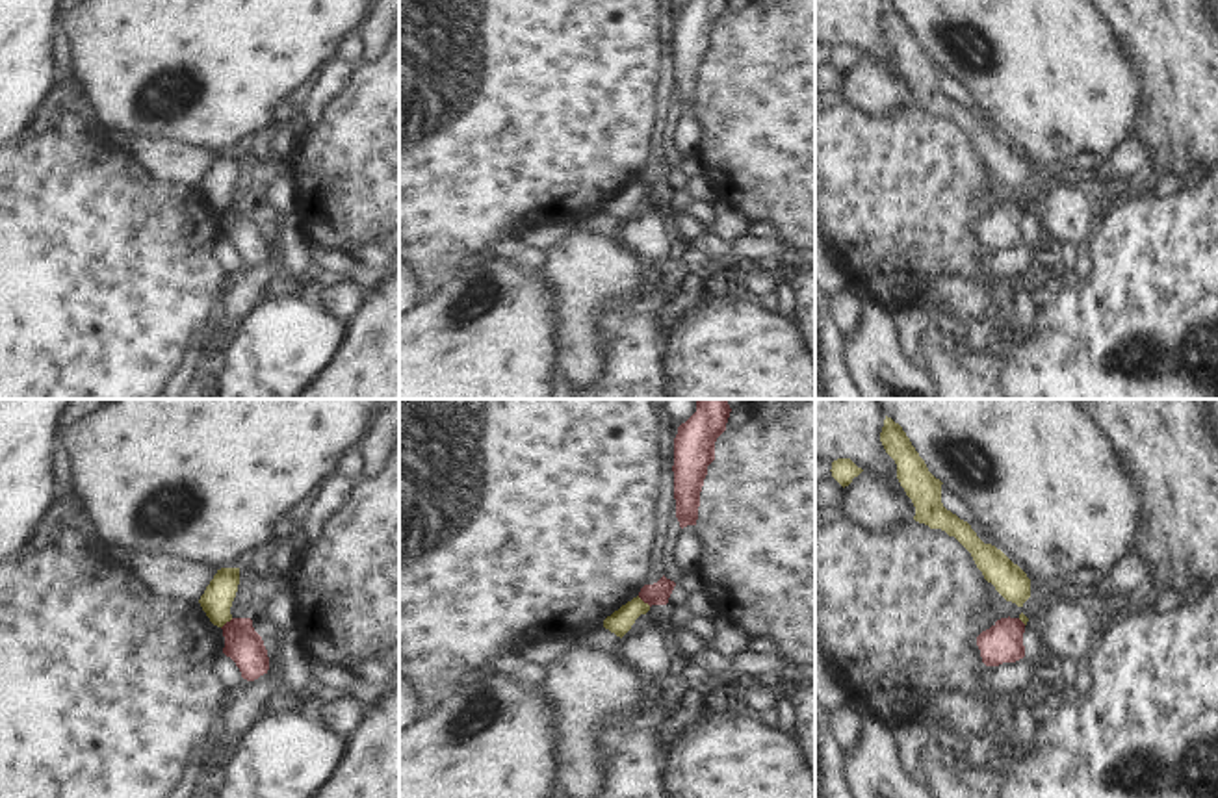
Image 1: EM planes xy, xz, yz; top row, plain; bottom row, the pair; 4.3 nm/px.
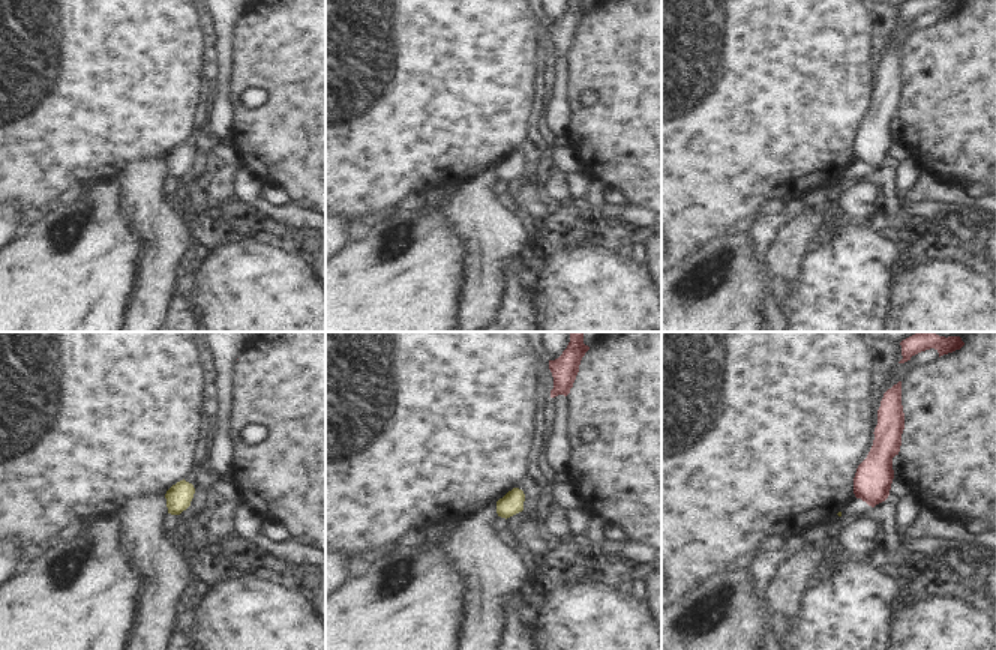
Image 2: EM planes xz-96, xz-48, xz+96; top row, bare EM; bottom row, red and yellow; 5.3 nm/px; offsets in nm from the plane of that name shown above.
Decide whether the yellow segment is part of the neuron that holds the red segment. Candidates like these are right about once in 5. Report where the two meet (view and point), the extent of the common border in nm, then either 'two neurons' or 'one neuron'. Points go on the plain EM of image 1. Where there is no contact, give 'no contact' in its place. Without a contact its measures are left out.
xz (645, 186) | 80 nm | two neurons

